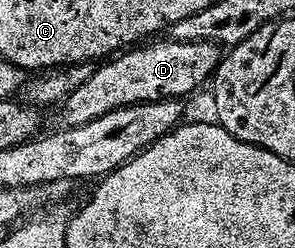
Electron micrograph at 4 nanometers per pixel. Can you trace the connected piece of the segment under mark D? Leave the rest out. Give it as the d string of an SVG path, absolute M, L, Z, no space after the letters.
M171 37L165 39L162 43L148 41L143 45L133 45L105 58L99 66L93 69L90 77L86 77L86 81L82 81L82 85L78 85L78 89L74 89L74 93L65 97L62 106L59 108L59 111L61 110L61 124L64 127L86 125L119 107L129 107L135 103L153 103L159 99L180 99L185 97L184 95L190 94L191 91L198 90L203 83L205 86L211 80L212 74L216 71L216 66L220 63L221 48L210 41L178 41Z

